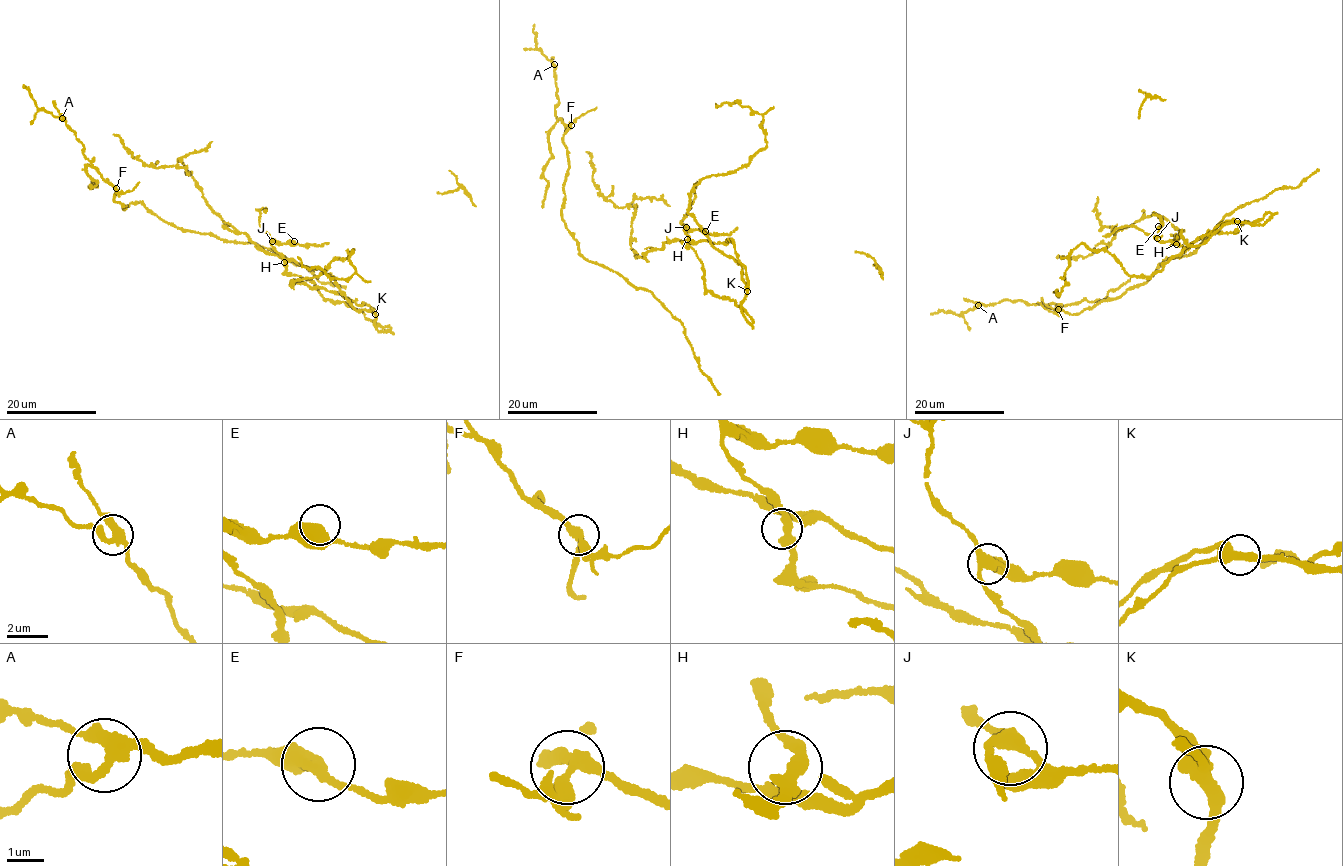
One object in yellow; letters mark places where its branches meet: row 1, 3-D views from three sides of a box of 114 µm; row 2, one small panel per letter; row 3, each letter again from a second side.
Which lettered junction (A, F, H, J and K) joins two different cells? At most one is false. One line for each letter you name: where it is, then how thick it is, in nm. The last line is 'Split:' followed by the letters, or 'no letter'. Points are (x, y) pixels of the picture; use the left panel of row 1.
J: Place: (272, 241). Thickness 320 nm
Split: J

